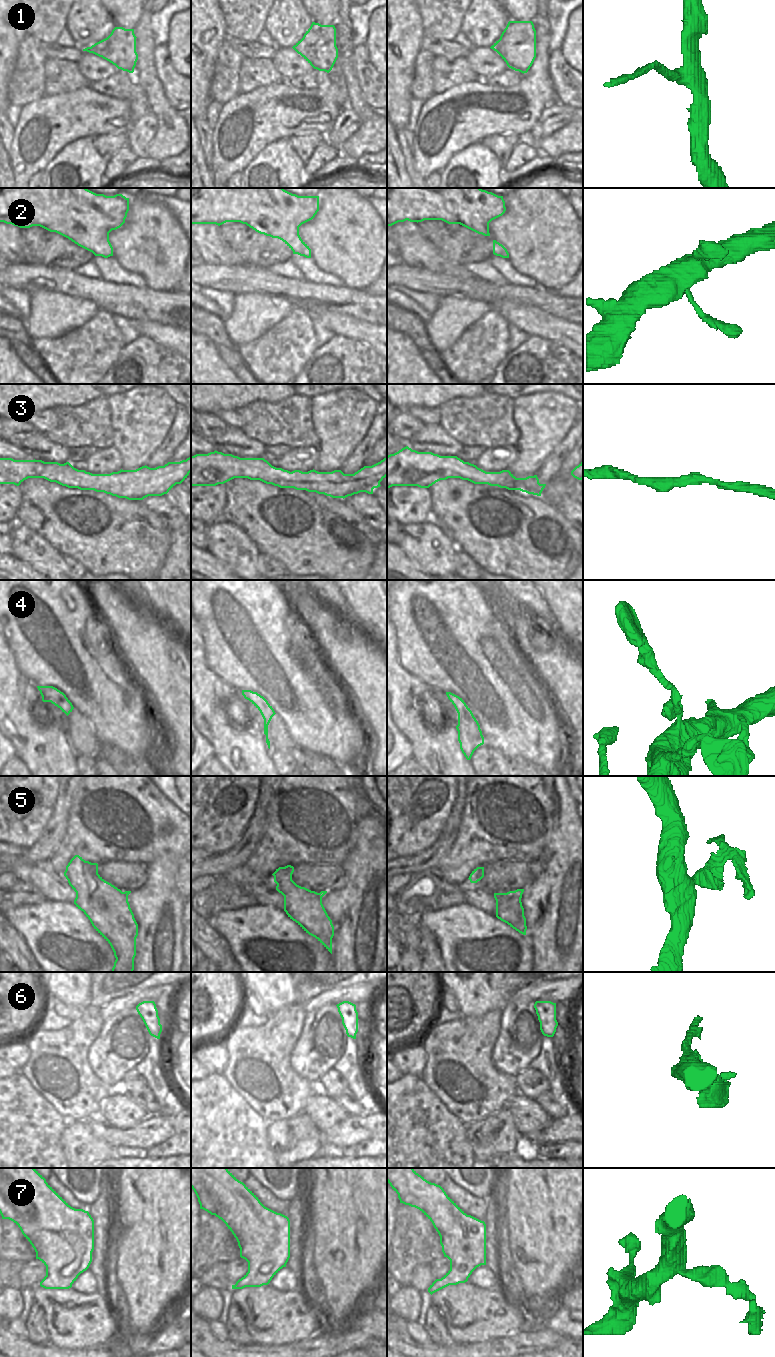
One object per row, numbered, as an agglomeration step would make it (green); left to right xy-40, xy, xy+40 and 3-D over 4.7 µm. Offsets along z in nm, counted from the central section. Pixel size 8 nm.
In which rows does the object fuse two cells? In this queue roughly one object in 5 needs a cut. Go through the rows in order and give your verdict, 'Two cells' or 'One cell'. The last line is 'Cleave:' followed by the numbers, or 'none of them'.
1: Two cells
2: One cell
3: One cell
4: One cell
5: Two cells
6: One cell
7: One cell
Cleave: 1, 5

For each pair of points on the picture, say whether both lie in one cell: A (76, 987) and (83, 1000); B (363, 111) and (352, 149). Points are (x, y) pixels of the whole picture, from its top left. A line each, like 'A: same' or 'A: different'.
A: same
B: same

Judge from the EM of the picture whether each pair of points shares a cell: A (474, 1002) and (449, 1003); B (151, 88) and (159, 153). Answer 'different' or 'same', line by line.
A: different
B: same

